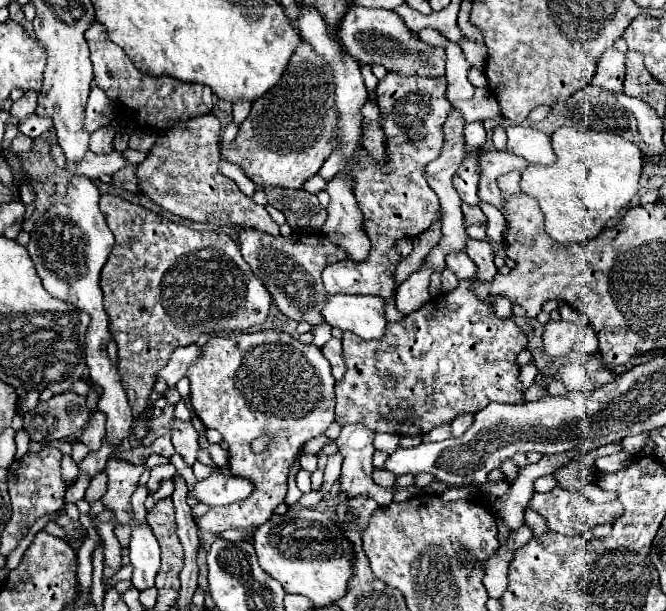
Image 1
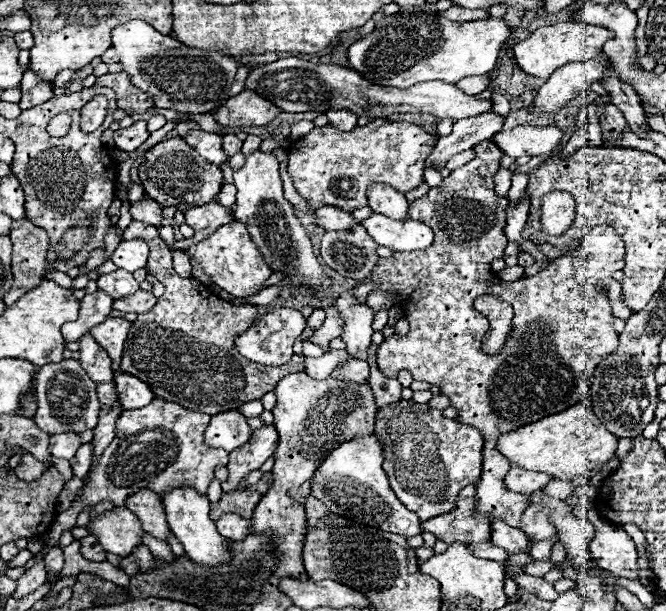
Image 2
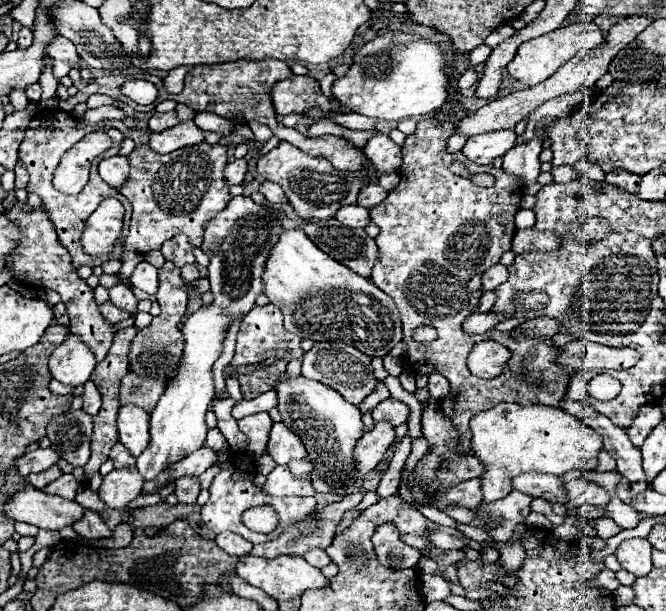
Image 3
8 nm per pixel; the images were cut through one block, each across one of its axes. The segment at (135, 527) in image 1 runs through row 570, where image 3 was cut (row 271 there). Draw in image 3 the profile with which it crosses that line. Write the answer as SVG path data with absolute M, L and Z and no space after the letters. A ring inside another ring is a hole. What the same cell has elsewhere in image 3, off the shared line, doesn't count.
M140 262L134 268L134 274L130 276L130 282L136 288L148 292L148 294L156 294L156 290L158 290L158 268L154 268L148 262Z

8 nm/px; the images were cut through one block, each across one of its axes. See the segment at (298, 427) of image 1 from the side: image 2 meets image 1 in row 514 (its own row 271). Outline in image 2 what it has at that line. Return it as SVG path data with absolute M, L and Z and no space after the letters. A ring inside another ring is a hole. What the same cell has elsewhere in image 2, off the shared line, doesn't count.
M230 222L222 226L216 234L208 236L206 240L186 248L190 260L200 266L220 288L230 292L232 296L244 298L252 296L260 290L260 286L270 278L272 270L266 266L262 254L258 252L256 244L250 240L248 230L242 222Z

